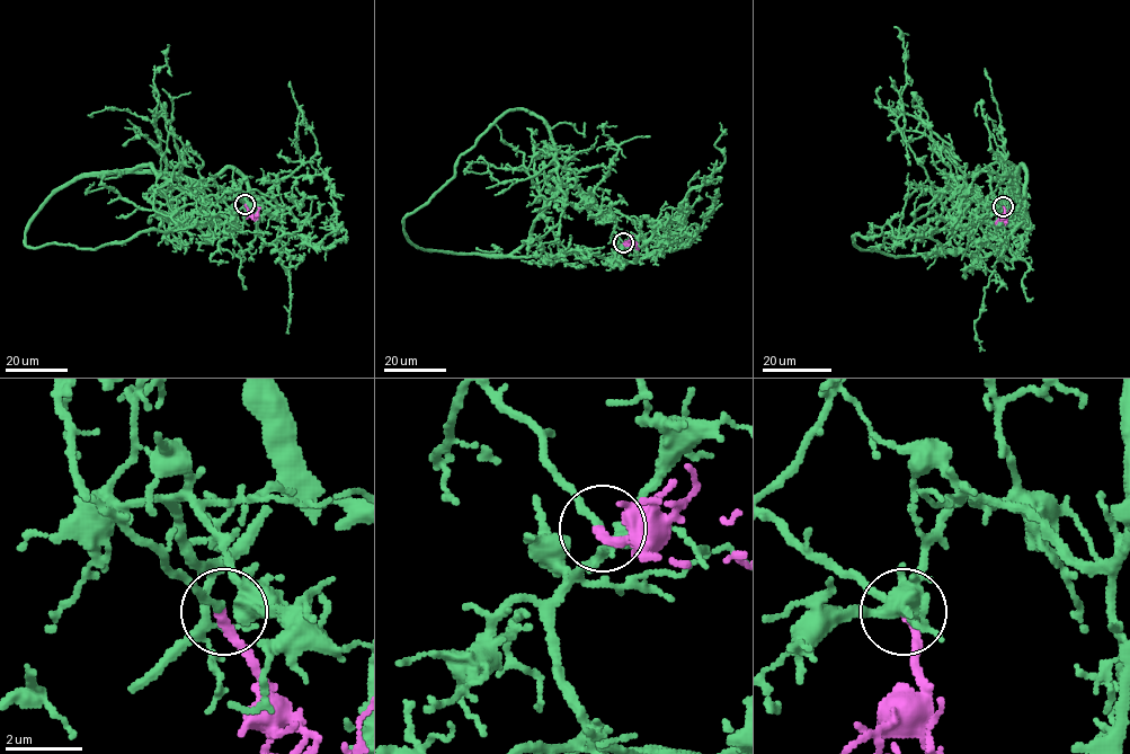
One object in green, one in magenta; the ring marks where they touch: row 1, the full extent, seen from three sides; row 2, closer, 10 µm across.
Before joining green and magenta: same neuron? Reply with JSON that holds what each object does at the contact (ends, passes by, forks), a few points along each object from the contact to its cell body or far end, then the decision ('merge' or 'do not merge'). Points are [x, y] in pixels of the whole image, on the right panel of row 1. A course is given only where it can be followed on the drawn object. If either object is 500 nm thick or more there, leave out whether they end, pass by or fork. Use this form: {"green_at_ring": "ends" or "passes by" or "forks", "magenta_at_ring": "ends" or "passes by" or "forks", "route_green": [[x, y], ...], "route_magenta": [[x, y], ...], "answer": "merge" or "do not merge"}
{"green_at_ring": "forks", "magenta_at_ring": "ends", "route_green": [[1004, 206], [1011, 196], [1023, 200], [1022, 165], [996, 232], [973, 254], [955, 249]], "route_magenta": [[1004, 206], [1007, 220], [1011, 209]], "answer": "merge"}

